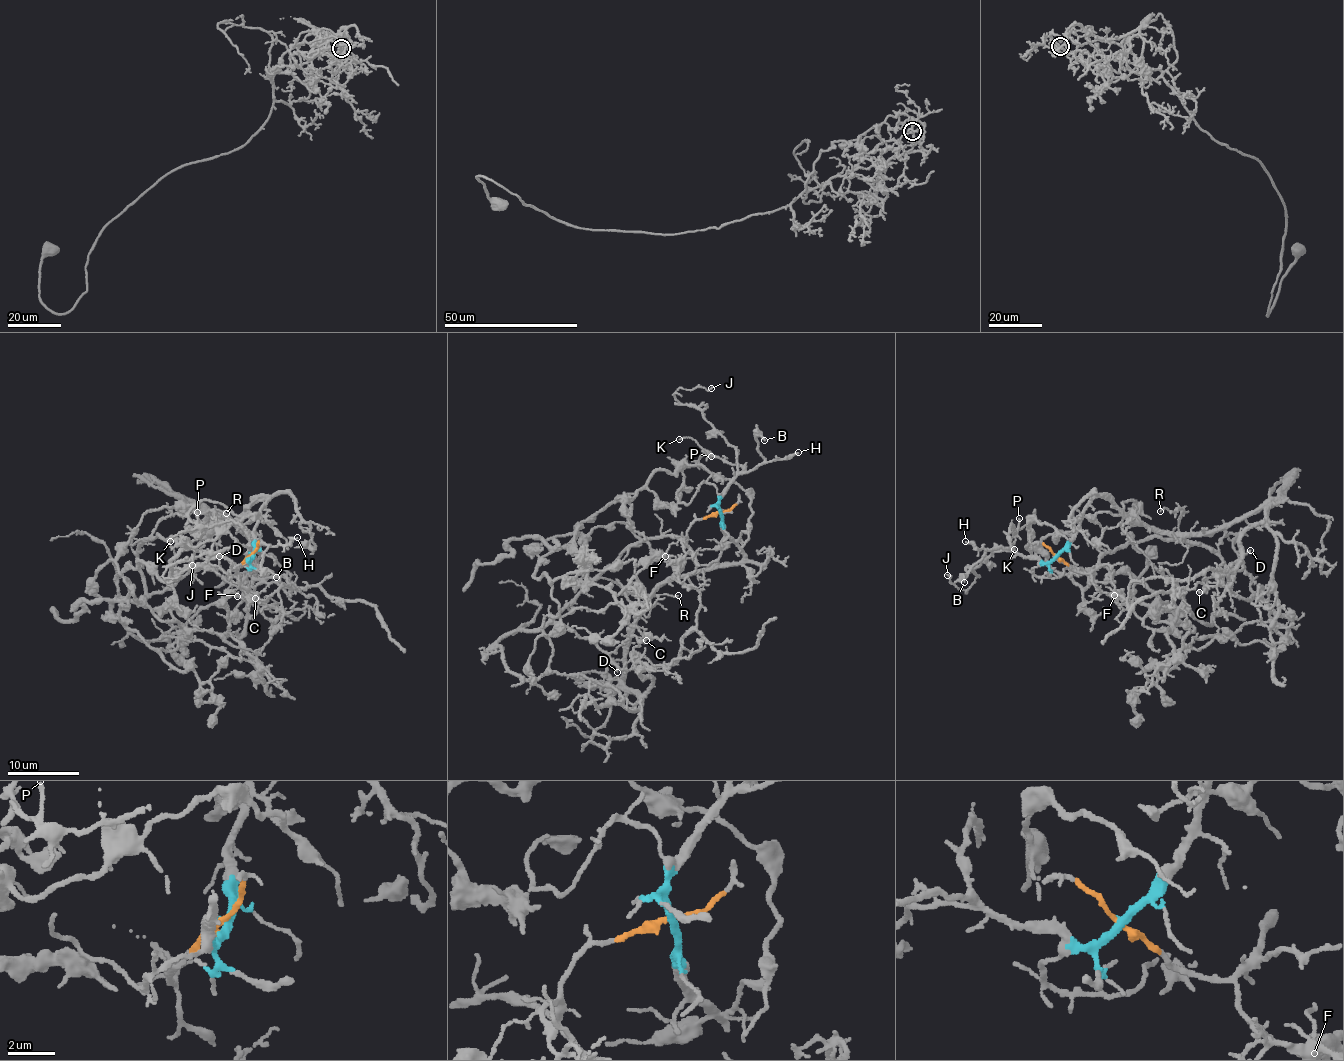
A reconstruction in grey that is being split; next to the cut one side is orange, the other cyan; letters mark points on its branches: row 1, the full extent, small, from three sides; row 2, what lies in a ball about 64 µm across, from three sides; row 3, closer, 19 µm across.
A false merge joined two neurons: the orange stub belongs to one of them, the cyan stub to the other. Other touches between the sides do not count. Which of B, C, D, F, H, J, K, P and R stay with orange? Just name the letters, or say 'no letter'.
C, D, F, R

